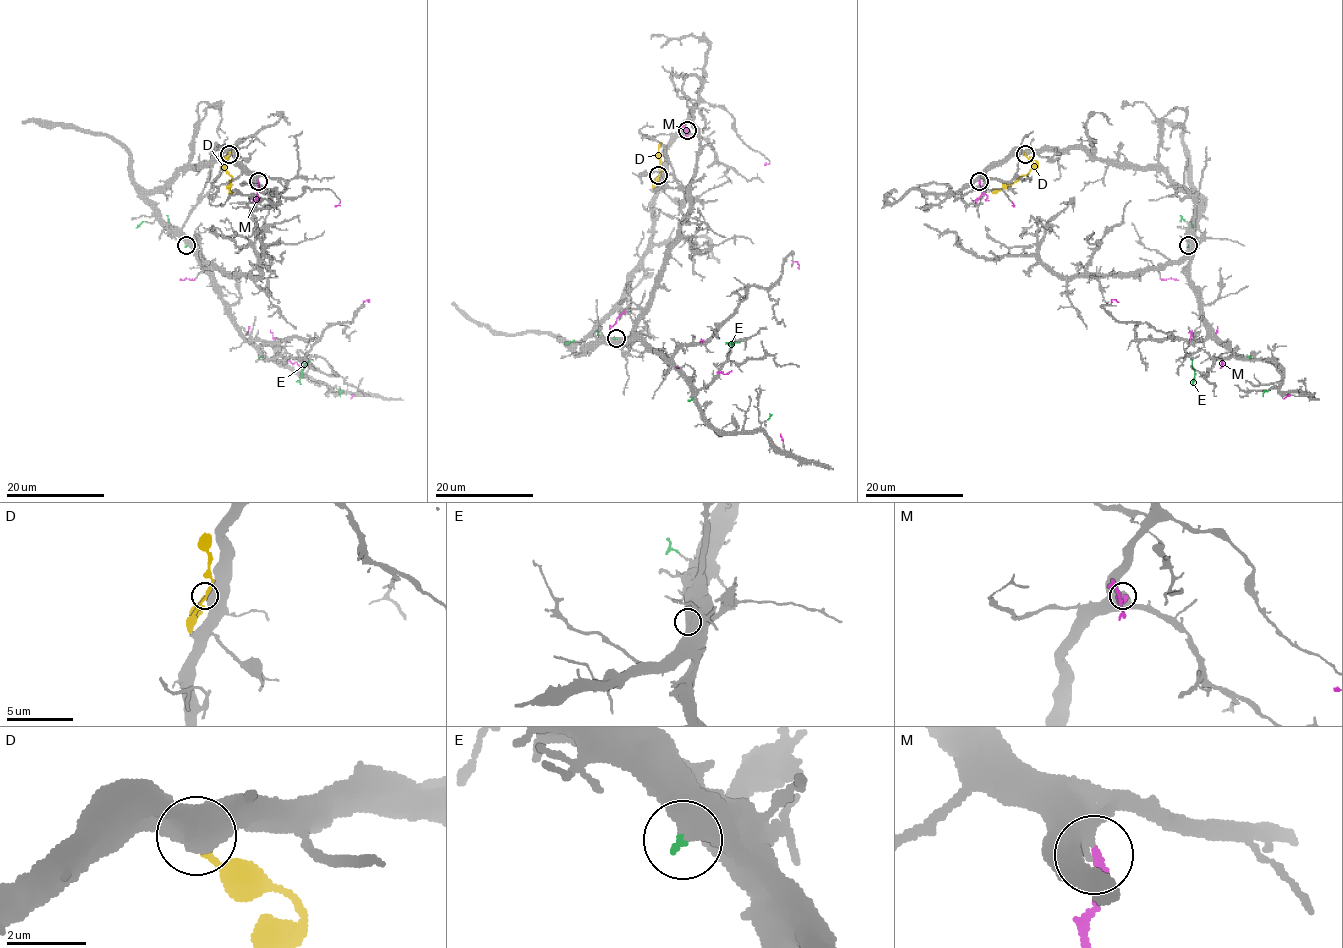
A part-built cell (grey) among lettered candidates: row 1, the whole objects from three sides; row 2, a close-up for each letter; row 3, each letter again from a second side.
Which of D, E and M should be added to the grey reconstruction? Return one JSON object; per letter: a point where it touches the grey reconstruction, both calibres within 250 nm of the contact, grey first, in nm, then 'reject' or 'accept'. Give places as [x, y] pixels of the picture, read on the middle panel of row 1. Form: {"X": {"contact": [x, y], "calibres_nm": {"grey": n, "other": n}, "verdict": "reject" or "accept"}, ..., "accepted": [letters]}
{"D": {"contact": [658, 175], "calibres_nm": {"grey": 750, "other": 200}, "verdict": "reject"}, "E": {"contact": [616, 338], "calibres_nm": {"grey": 550, "other": 90}, "verdict": "reject"}, "M": {"contact": [687, 130], "calibres_nm": {"grey": 500, "other": 200}, "verdict": "reject"}, "accepted": []}

